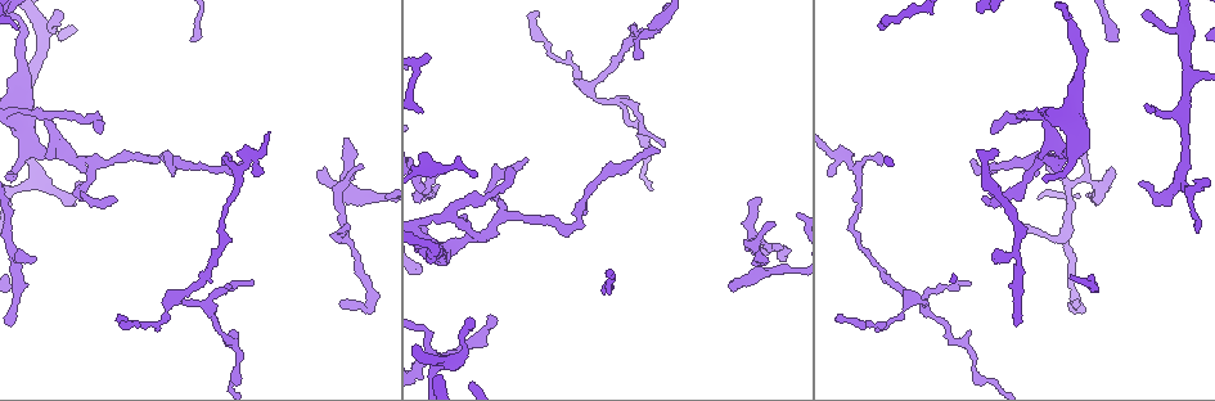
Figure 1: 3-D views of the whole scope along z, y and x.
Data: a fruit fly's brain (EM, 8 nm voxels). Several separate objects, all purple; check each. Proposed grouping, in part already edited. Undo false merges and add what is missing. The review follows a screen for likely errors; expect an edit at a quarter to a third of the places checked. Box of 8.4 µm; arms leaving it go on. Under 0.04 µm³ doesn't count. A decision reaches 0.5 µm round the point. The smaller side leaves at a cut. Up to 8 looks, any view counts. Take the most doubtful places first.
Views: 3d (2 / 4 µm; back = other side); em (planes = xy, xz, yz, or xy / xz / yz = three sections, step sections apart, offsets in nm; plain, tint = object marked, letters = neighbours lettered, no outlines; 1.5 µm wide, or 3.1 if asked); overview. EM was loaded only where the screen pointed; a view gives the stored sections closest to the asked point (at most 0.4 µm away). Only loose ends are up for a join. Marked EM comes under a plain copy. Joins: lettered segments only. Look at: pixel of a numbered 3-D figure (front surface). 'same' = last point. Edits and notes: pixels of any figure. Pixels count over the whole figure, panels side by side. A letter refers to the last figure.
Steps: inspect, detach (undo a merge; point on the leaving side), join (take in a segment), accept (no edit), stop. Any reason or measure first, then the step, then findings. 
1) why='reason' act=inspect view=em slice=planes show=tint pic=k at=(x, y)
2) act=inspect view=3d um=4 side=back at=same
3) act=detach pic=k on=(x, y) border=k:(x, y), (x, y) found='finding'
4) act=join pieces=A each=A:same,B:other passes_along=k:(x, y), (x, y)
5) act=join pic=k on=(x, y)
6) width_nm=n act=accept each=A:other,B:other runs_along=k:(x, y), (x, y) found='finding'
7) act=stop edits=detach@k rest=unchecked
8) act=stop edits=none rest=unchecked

why='branch stops here' act=inspect view=em slice=planes show=letters pic=1 at=(346, 222)

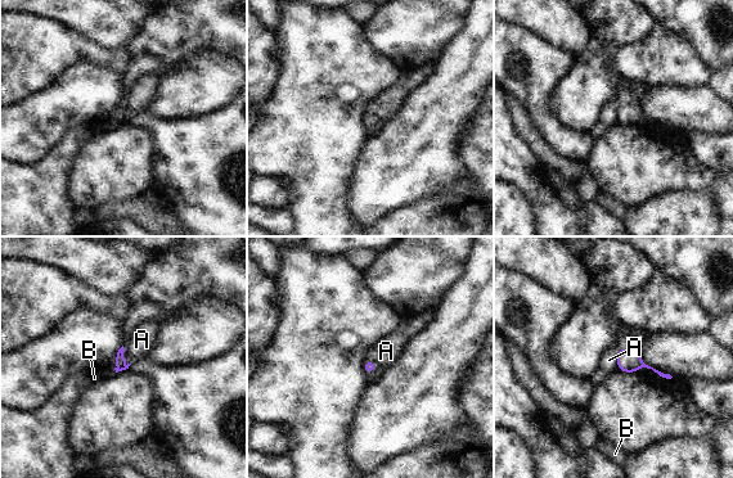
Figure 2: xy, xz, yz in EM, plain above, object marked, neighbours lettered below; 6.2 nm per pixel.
act=accept each=A:other,B:other border=2:(122, 346), (126, 365) found='no lettered segment goes on from it'

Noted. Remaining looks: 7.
why='branch stops here' act=inspect view=em slice=planes show=letters pic=1 at=(326, 167)

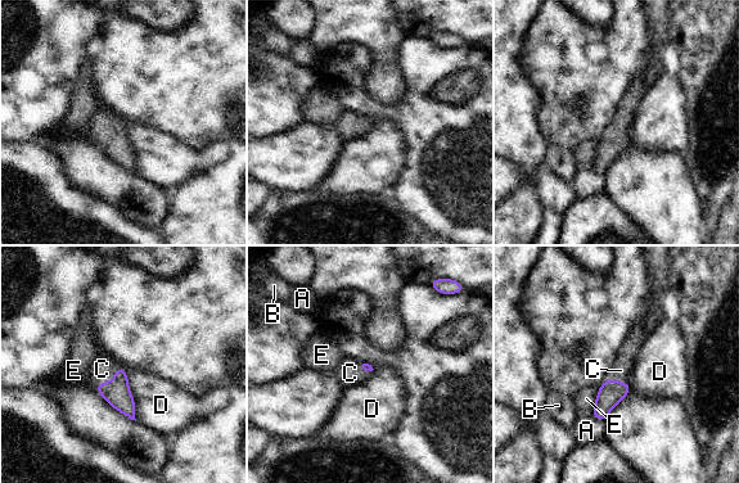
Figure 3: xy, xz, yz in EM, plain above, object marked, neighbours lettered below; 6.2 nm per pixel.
longest_contact=D:300nm act=join pieces=C each=A:other,B:other,C:same,D:other,E:other passes_along=3:(117, 393), (111, 380), (102, 369) found='the neuron continues'

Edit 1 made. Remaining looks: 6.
act=inspect view=overview

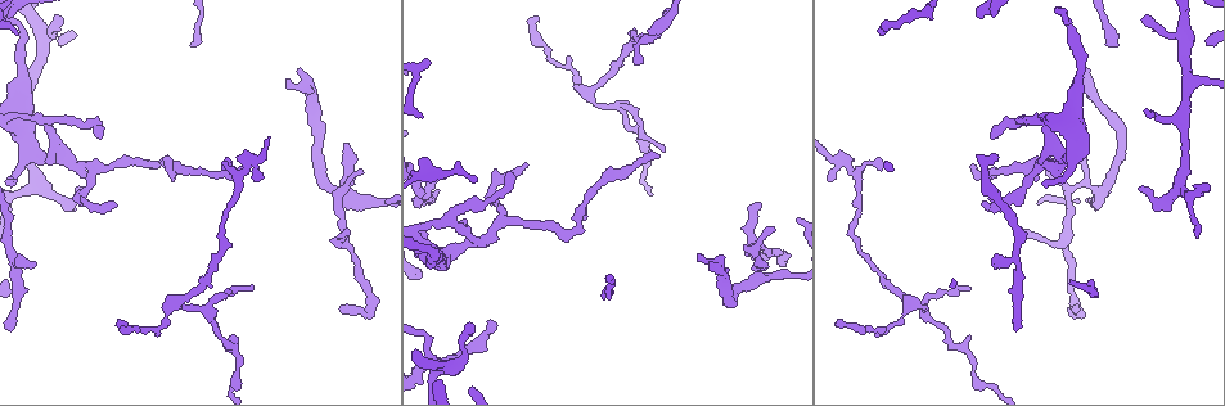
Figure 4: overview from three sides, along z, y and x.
why='thin end' act=inspect view=em um=3.1 slice=xy step=16 show=tint pic=4 at=(968, 287)

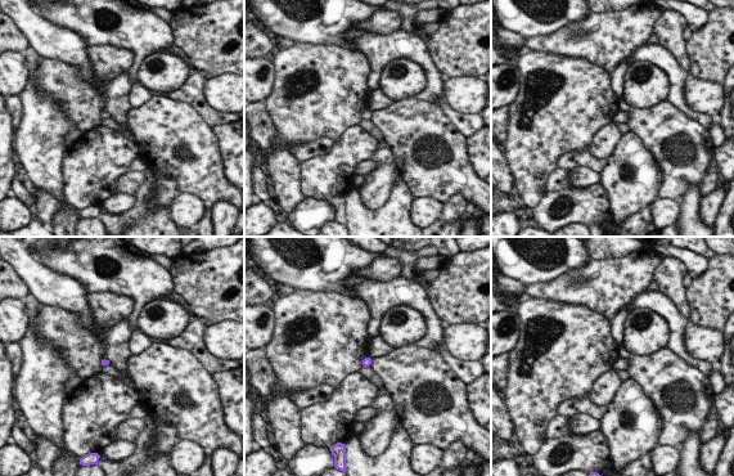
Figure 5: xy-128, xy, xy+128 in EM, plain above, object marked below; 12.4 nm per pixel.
why='cut it another way' act=inspect view=em um=3.1 slice=planes show=letters at=same

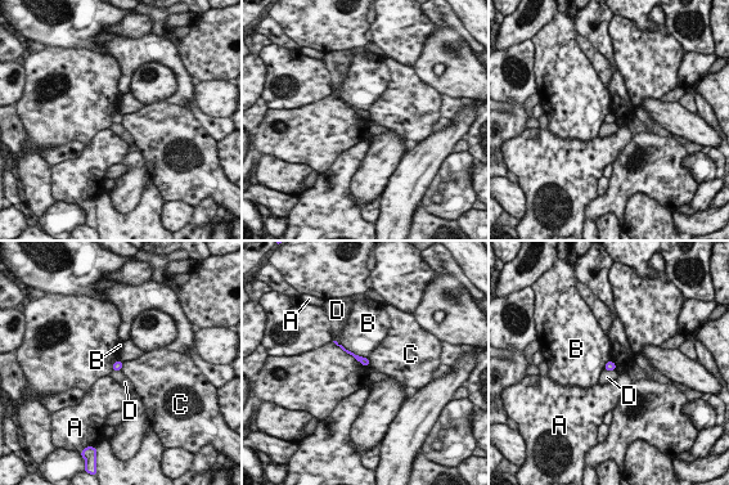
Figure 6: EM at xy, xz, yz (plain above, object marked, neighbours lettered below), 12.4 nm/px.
act=accept each=A:other,B:other,C:other,D:other border=6:(121, 363), (122, 369) found='no lettered segment goes on from it'

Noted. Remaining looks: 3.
act=stop edits=join@3 rest=unchecked

